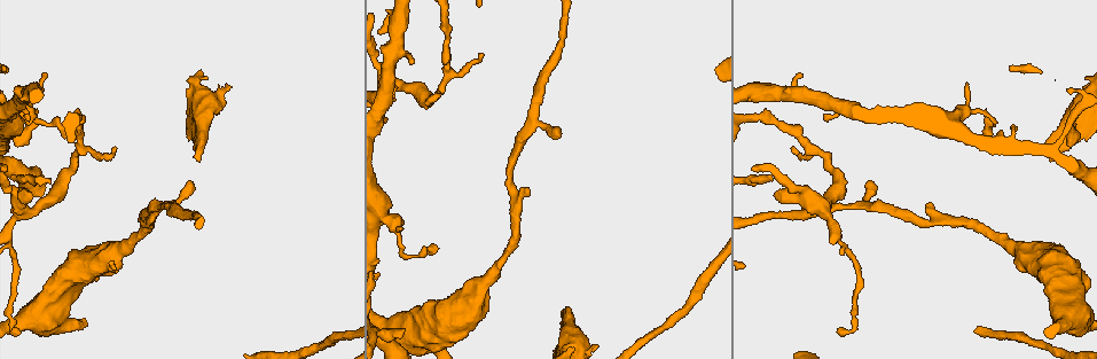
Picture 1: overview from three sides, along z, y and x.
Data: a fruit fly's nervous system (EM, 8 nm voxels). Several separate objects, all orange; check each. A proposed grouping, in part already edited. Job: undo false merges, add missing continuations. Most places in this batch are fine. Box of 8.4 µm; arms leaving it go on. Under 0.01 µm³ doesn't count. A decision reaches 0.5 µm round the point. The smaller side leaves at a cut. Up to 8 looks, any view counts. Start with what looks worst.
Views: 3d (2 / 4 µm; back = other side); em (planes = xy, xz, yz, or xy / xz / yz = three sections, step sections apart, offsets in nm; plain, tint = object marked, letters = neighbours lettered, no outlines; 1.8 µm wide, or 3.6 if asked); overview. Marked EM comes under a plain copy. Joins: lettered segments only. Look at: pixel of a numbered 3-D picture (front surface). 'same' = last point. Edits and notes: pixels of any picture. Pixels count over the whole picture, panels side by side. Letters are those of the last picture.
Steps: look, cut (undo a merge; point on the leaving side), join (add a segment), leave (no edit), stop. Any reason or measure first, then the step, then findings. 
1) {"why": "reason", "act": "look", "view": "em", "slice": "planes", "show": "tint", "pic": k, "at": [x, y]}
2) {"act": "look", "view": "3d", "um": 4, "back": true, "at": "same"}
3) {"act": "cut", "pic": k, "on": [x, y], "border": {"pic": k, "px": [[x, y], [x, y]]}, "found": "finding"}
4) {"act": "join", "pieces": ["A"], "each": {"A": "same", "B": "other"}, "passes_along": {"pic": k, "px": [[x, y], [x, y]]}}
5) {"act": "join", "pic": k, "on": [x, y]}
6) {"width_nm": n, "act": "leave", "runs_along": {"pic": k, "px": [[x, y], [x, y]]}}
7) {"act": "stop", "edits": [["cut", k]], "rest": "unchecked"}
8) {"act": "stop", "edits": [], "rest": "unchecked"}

{"why": "free end", "act": "look", "view": "3d", "um": 2, "back": true, "pic": 1, "at": [564, 311]}

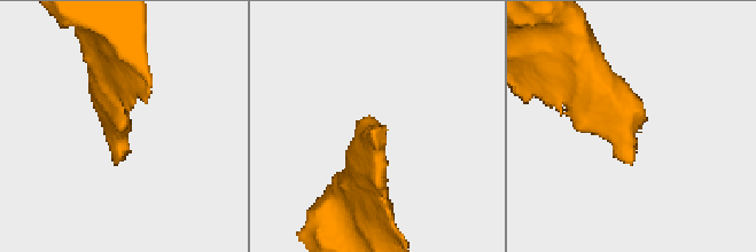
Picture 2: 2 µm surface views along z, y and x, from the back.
{"why": "now the EM", "act": "look", "view": "em", "slice": "yz", "step": 16, "show": "tint", "pic": 2, "at": [373, 131]}

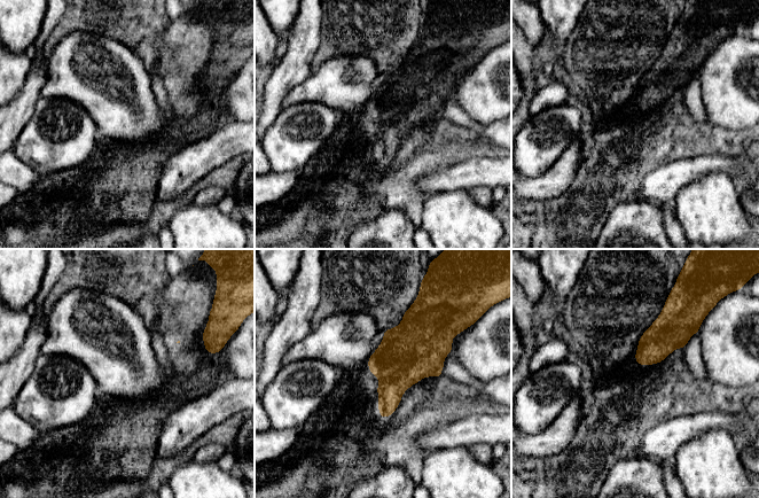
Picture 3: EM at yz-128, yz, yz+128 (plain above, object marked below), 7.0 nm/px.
{"why": "another direction", "act": "look", "view": "em", "slice": "planes", "show": "letters", "at": "same"}

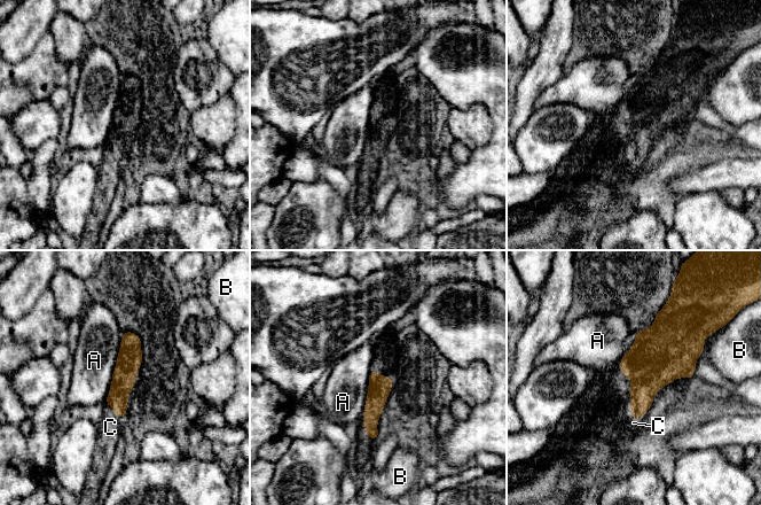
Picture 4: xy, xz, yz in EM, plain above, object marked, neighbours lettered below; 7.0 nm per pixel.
{"longest_contact_nm": ["A", 500], "act": "join", "pieces": ["C"], "each": {"A": "other", "B": "other", "C": "same"}, "passes_along": {"pic": 4, "px": [[123, 379], [114, 411], [110, 427]]}, "found": "the cell continues"}

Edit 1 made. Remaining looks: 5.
{"why": "free end", "act": "look", "view": "em", "um": 3.6, "slice": "planes", "show": "letters", "pic": 1, "at": [871, 181]}

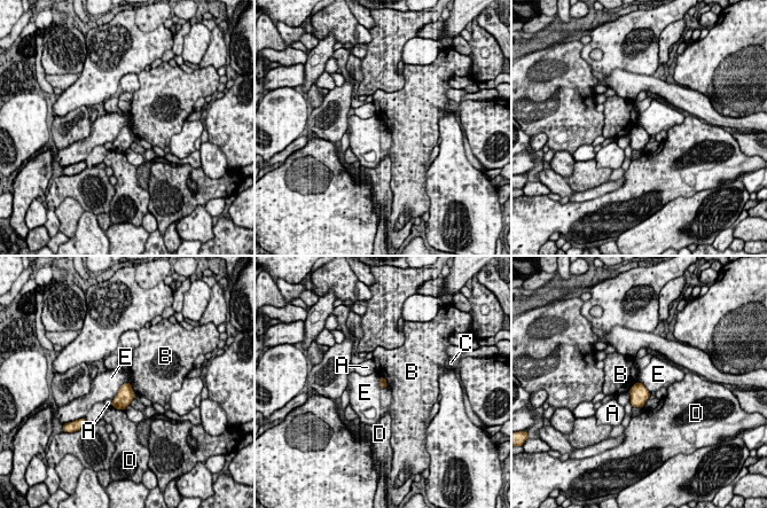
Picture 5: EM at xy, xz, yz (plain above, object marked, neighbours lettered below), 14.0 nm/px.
{"longest_contact_nm": ["E", 360], "act": "leave", "each": {"A": "other", "B": "other", "C": "other", "D": "other", "E": "other"}, "found": "no lettered segment goes on from it"}

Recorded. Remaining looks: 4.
{"why": "tapers out", "act": "look", "view": "3d", "um": 4, "pic": 1, "at": [429, 252]}

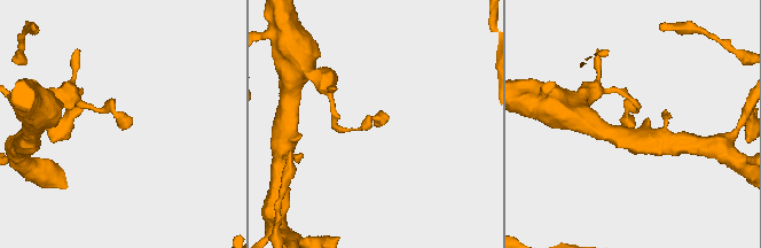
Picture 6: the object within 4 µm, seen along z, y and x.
{"act": "look", "view": "em", "um": 3.6, "slice": "yz", "step": 16, "show": "letters", "pic": 6, "at": [125, 129]}

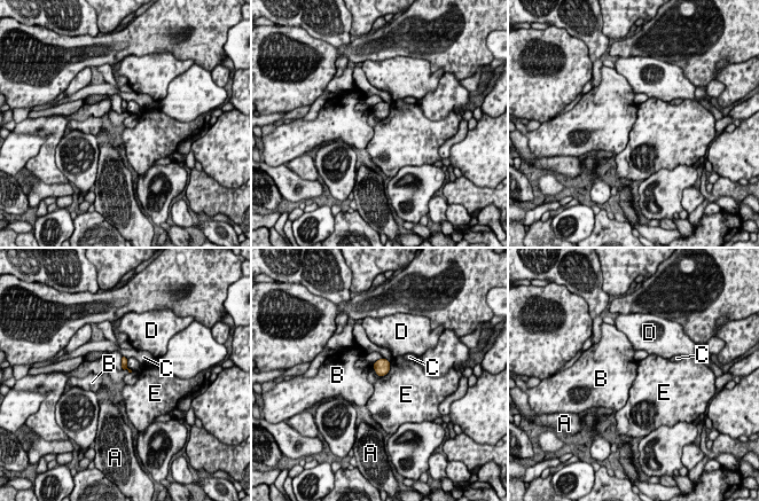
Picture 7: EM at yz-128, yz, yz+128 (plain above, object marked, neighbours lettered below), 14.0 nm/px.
{"why": "another direction", "act": "look", "view": "em", "um": 3.6, "slice": "planes", "show": "letters", "at": "same"}

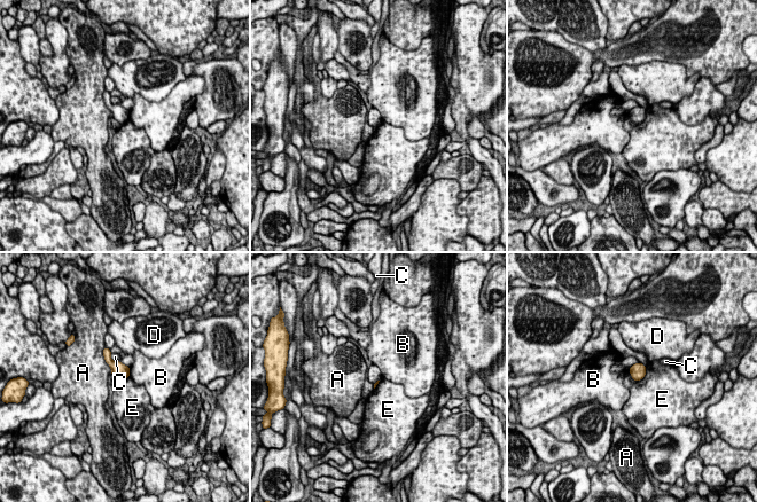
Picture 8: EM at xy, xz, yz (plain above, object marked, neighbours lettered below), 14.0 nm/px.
{"act": "leave", "each": {"A": "other", "B": "other", "C": "other", "D": "other", "E": "other"}, "border": {"pic": 8, "px": [[646, 367], [646, 374], [635, 382]]}, "found": "no lettered segment goes on from it"}

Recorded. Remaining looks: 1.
{"act": "stop", "edits": [["join", 4]], "rest": "unchecked"}

